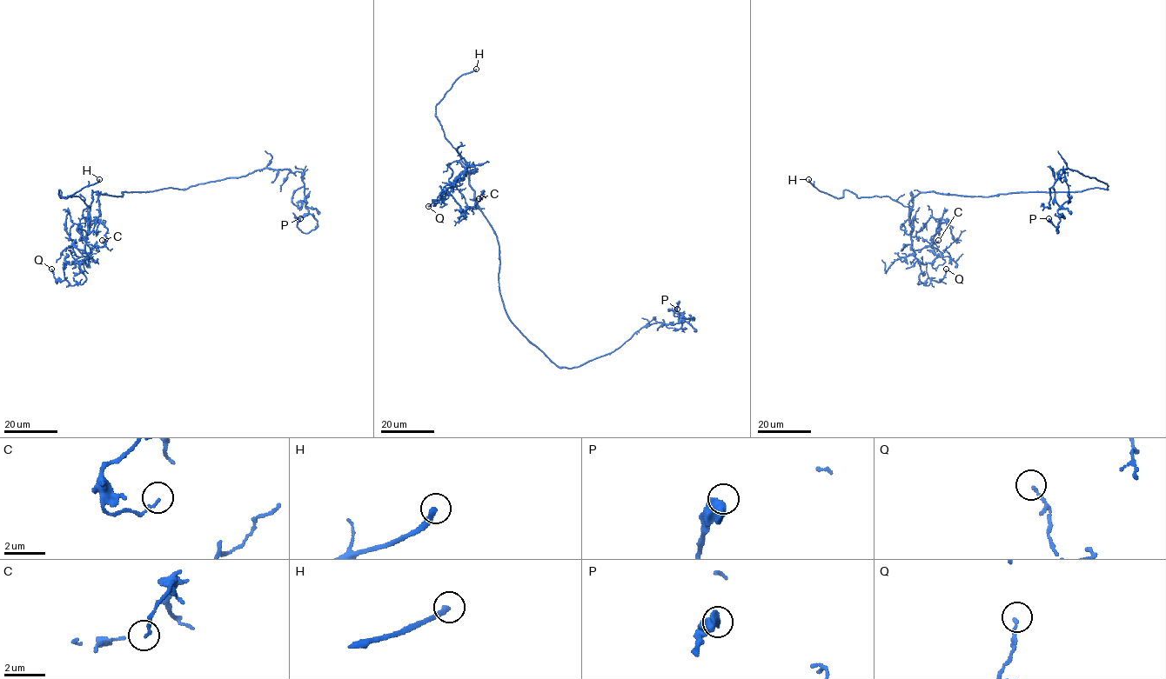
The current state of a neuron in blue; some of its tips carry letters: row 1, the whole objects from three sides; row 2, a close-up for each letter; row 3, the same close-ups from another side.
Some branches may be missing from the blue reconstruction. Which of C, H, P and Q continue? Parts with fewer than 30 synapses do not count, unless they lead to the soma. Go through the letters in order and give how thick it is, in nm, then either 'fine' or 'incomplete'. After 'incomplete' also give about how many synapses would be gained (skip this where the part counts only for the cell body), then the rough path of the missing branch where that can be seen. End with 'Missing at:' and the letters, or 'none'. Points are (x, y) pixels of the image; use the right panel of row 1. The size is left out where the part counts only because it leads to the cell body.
C: calibre 120 nm; fine
H: calibre 260 nm; incomplete; course (808, 179), (807, 174), (797, 173), (792, 166), (792, 156), (784, 149), (783, 139)
P: calibre 600 nm; fine
Q: calibre 110 nm; fine
Missing at: H

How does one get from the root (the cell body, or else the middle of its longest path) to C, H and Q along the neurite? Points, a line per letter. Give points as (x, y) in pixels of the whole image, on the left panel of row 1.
C: (130, 192), (92, 193), (88, 232), (83, 236), (77, 230), (83, 217), (96, 218), (107, 229), (102, 240)
H: (130, 192), (93, 192), (90, 208), (77, 196), (58, 195), (59, 189), (66, 198), (99, 179)
Q: (130, 192), (92, 193), (88, 257), (79, 265), (86, 278), (82, 284), (57, 281), (51, 269)

